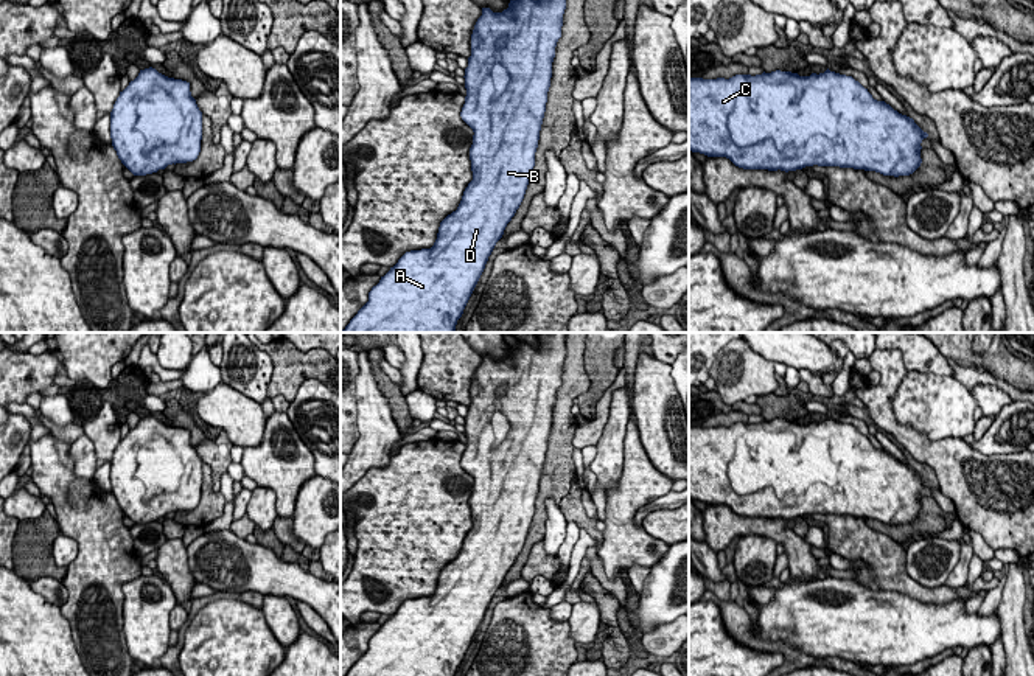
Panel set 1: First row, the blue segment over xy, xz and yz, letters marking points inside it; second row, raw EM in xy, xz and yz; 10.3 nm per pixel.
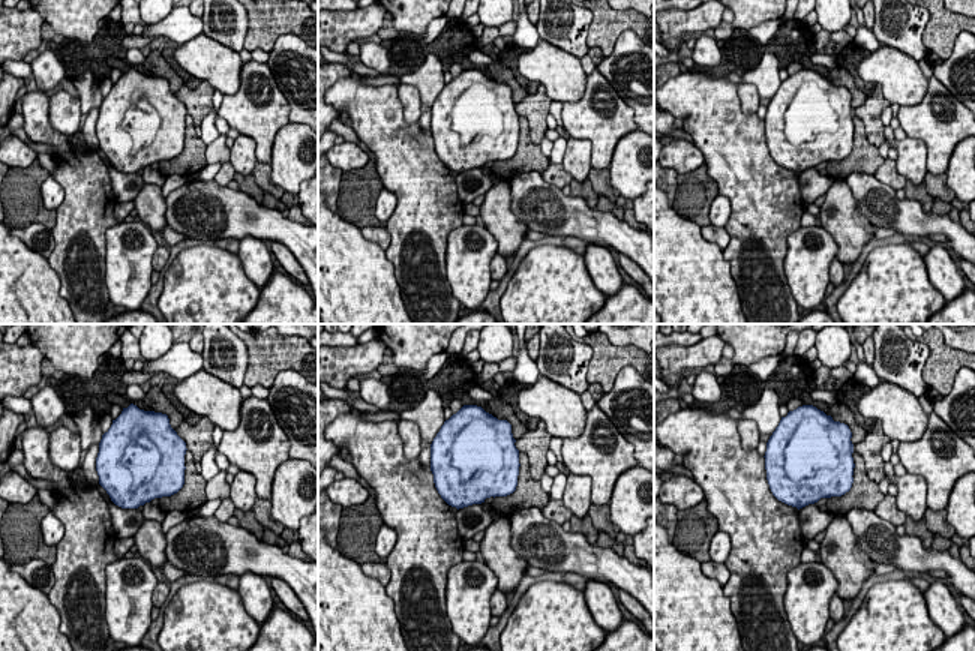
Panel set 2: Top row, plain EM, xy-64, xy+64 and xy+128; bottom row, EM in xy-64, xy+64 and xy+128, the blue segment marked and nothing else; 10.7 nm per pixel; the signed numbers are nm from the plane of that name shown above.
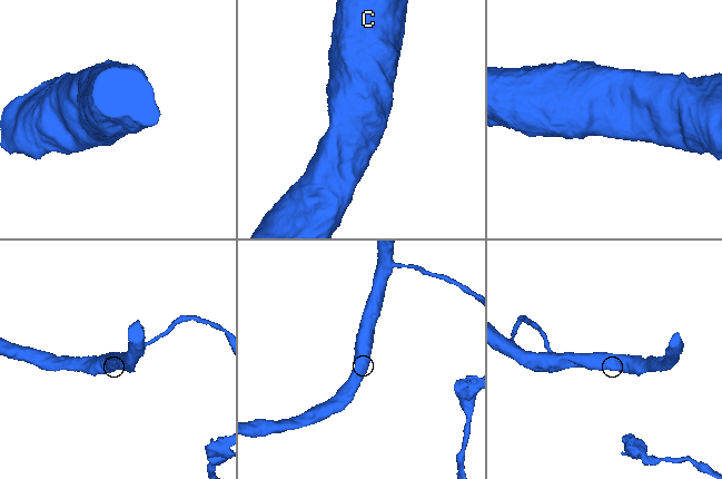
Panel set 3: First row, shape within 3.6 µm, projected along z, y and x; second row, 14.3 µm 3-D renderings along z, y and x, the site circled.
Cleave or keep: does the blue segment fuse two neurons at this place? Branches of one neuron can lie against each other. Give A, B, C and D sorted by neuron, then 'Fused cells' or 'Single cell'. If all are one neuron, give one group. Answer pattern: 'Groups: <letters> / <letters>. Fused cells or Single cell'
Groups: A B C D. Single cell

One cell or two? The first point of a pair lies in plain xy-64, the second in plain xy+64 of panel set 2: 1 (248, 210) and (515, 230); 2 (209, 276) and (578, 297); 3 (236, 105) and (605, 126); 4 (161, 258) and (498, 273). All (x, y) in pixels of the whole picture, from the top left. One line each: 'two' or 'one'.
1: two
2: one
3: one
4: one

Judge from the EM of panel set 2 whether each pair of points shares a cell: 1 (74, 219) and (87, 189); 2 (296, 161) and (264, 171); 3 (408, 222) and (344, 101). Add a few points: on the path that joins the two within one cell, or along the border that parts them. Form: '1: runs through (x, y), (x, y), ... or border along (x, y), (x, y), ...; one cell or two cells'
1: runs through (81, 212), (87, 206), (87, 197); one cell
2: border along (269, 164), (272, 180), (285, 191); two cells
3: runs through (408, 191), (408, 165), (405, 158), (375, 128); one cell

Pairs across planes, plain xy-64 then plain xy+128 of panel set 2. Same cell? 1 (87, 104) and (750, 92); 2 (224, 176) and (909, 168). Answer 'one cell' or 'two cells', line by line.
1: two cells
2: two cells

